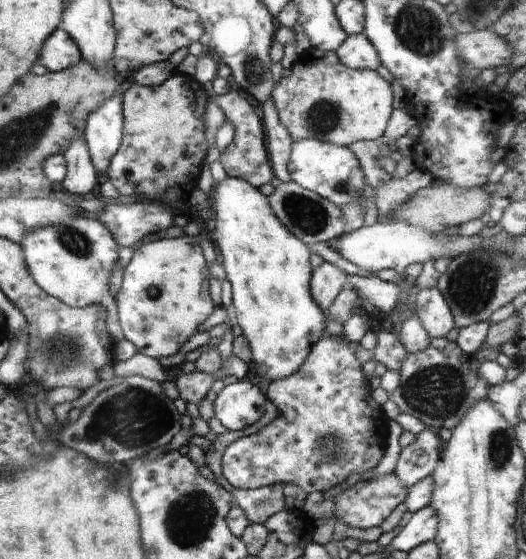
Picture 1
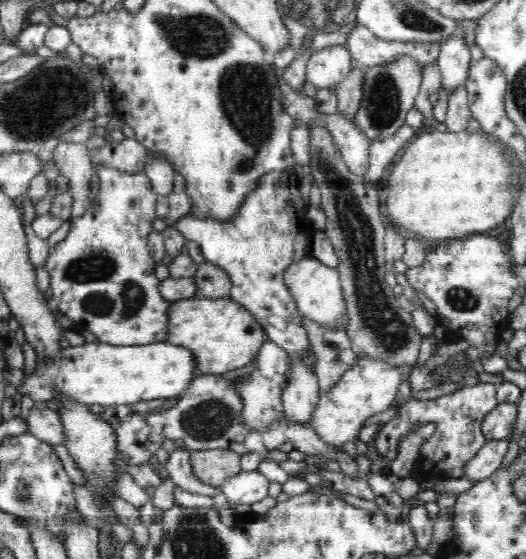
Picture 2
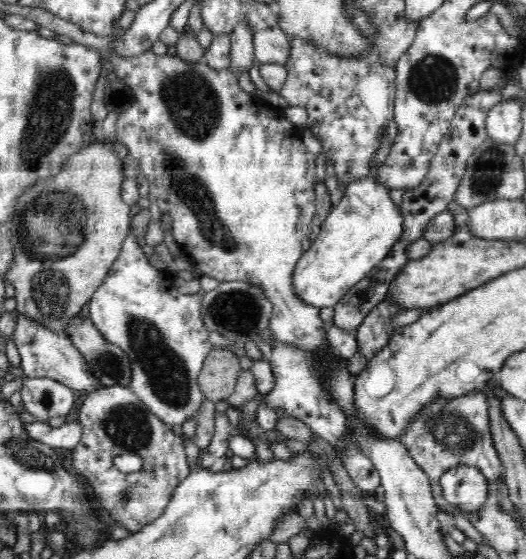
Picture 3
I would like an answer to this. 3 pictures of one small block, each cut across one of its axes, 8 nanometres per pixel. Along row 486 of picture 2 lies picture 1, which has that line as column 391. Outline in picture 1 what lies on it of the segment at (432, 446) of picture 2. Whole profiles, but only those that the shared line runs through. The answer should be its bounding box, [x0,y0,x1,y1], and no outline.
[221,331,393,494]

